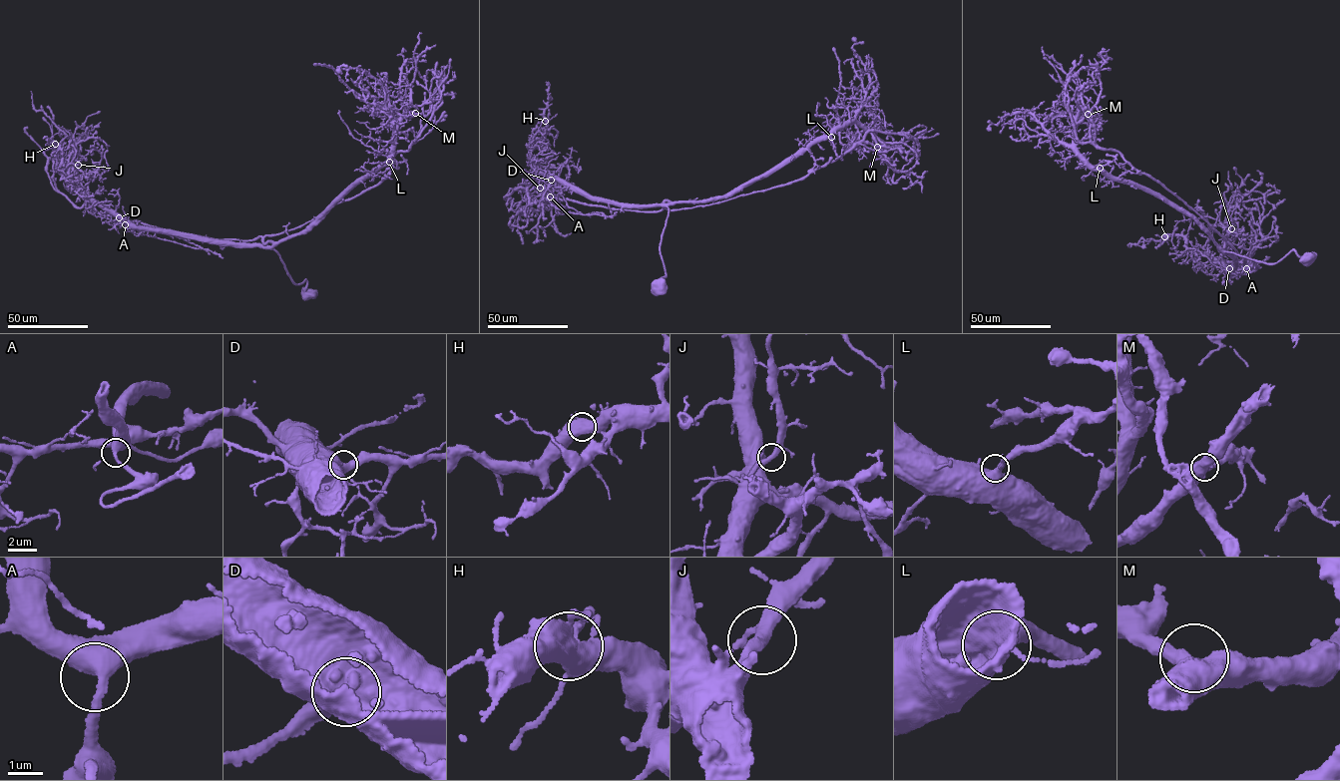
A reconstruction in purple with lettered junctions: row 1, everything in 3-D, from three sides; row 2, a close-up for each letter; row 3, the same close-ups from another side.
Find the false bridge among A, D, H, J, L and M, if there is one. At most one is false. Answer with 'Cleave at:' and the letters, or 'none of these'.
Cleave at: none of these

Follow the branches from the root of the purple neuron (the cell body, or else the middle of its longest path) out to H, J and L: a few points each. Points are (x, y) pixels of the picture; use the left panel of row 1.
H: (309, 292), (305, 280), (292, 281), (270, 247), (211, 243), (135, 226), (61, 174), (56, 144)
J: (309, 292), (304, 289), (305, 280), (292, 281), (270, 247), (222, 244), (141, 229), (83, 191), (78, 165)
L: (309, 292), (304, 289), (305, 279), (297, 284), (292, 280), (273, 246), (310, 230), (337, 200), (389, 162)

